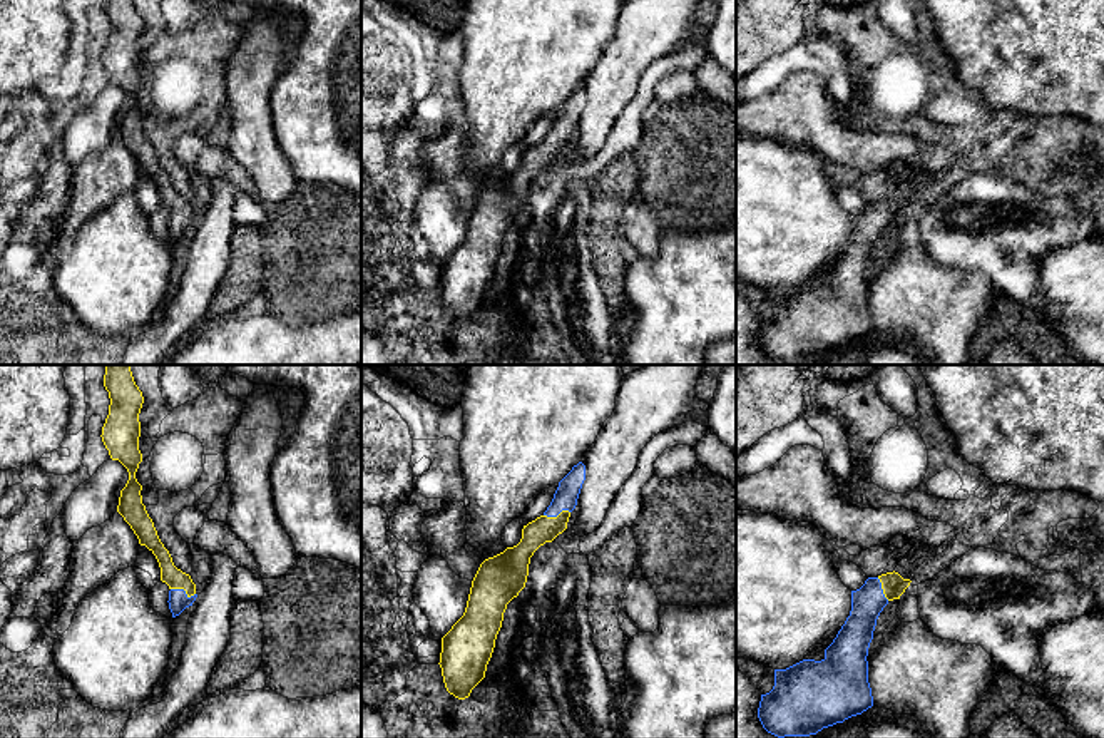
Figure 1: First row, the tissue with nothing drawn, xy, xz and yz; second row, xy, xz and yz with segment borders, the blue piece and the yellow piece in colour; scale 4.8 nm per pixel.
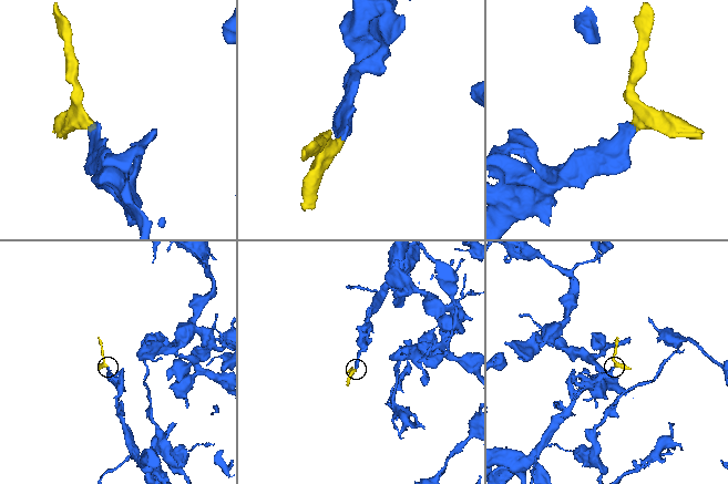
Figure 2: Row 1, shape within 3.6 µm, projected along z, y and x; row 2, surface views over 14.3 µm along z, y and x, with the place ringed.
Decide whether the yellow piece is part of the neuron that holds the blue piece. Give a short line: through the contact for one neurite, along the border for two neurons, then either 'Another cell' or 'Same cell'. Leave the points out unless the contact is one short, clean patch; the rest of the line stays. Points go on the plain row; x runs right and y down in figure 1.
Line: xy (178, 226), (183, 215), (174, 203). Same cell

